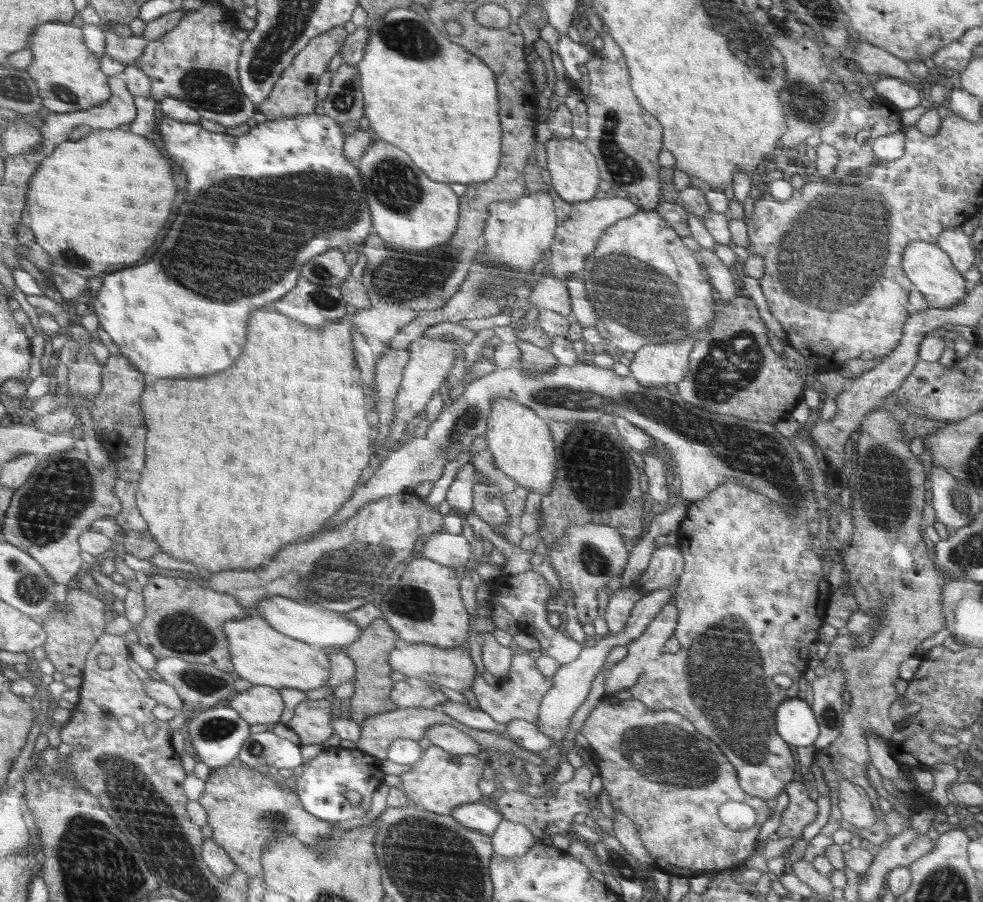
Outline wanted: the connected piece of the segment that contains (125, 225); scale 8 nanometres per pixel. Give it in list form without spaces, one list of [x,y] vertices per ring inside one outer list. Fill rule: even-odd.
[[[96,129],[86,138],[63,142],[33,176],[30,192],[34,186],[36,192],[34,196],[29,194],[26,216],[30,217],[29,225],[34,229],[35,238],[42,242],[56,263],[89,279],[142,260],[148,248],[156,242],[160,230],[166,226],[180,192],[174,182],[172,160],[168,160],[168,156],[164,156],[146,136],[119,129]]]

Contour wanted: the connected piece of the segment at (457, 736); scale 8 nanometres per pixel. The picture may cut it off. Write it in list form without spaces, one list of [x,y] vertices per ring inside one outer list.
[[[435,724],[424,731],[424,736],[432,744],[441,746],[453,755],[483,754],[484,747],[464,731],[452,725]]]

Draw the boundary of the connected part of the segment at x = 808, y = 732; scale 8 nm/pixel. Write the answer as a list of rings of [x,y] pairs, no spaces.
[[[804,700],[781,702],[776,714],[777,733],[794,746],[810,746],[820,736],[820,723]]]

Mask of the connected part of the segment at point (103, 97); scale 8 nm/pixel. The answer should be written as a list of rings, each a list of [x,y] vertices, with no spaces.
[[[60,21],[40,25],[34,32],[29,48],[35,52],[36,60],[27,71],[39,84],[41,95],[45,98],[46,112],[88,110],[113,97],[110,76],[102,70],[101,57],[86,44],[83,27]]]

